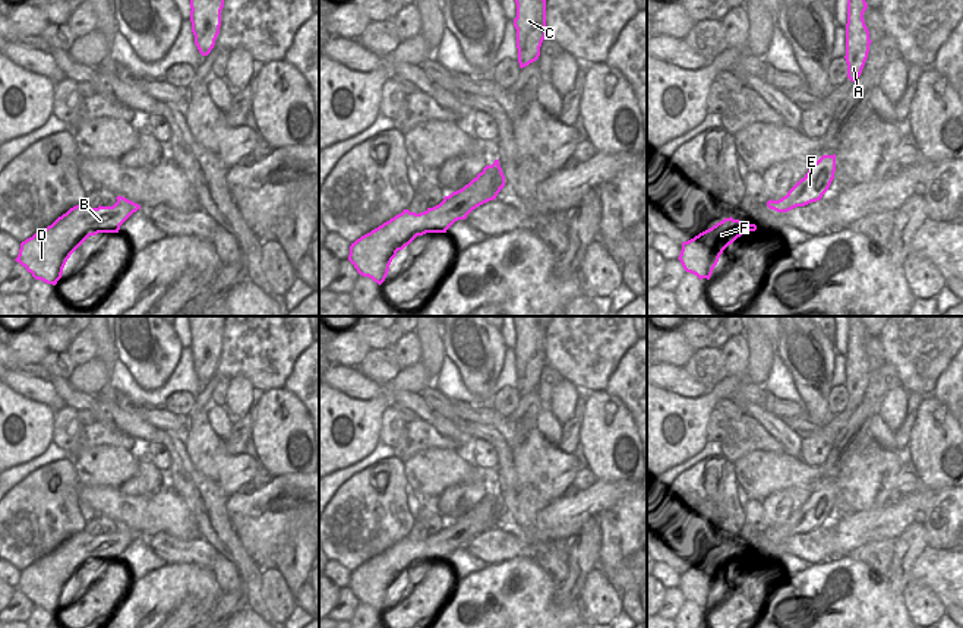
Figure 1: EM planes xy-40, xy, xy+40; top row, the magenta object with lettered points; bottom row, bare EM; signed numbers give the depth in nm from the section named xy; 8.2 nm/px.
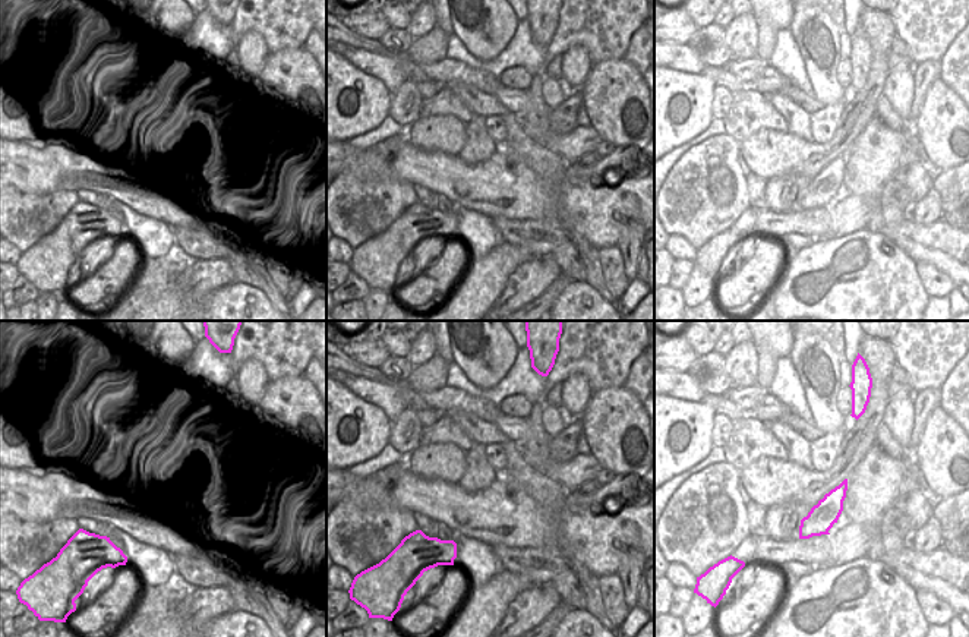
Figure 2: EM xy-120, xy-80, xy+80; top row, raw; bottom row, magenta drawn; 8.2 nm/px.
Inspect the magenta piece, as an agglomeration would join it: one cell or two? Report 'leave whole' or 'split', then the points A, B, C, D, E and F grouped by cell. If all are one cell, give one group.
leave whole; A B C D E F

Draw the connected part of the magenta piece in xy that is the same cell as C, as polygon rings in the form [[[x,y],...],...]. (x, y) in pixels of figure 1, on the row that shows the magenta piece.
[[[515,0],[517,48],[520,67],[536,61],[546,38],[546,0]]]

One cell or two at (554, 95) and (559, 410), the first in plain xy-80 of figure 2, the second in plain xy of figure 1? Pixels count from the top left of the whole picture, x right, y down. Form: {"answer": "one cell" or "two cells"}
{"answer": "two cells"}

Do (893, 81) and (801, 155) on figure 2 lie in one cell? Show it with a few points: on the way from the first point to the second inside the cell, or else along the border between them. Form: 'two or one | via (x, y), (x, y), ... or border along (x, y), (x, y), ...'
two | border along (889, 72), (881, 94)

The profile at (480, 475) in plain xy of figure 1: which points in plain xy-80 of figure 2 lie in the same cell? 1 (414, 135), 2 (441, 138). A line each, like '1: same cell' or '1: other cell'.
1: same cell
2: same cell

